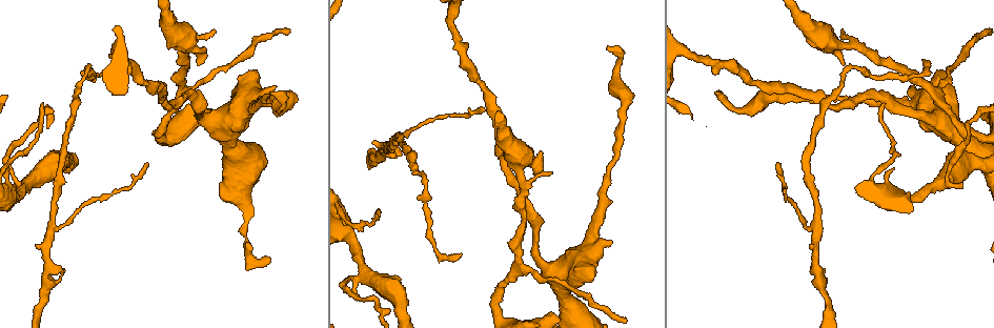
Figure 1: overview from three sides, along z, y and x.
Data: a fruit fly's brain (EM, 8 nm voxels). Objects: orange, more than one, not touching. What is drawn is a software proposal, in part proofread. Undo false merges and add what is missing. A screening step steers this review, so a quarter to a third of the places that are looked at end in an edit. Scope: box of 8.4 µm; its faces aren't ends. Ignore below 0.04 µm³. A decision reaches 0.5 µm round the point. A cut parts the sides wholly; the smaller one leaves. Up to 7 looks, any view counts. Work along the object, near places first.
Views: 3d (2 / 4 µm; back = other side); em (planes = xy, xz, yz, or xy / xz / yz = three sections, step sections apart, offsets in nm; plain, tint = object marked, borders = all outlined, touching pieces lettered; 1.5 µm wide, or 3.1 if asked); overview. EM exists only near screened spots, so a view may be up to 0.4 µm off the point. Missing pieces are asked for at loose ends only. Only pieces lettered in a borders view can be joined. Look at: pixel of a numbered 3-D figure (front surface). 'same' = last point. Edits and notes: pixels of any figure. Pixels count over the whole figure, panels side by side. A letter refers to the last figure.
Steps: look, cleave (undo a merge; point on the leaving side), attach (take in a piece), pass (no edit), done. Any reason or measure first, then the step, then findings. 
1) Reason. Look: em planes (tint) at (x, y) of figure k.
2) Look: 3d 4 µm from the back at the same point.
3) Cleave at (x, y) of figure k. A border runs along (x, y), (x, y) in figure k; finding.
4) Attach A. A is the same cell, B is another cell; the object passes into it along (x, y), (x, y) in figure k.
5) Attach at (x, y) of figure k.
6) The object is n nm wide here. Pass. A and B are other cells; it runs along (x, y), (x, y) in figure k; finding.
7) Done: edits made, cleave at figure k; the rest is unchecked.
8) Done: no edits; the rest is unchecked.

Stops while still wide. Look: em xz step 4 (borders) at (276, 86) of figure 1.

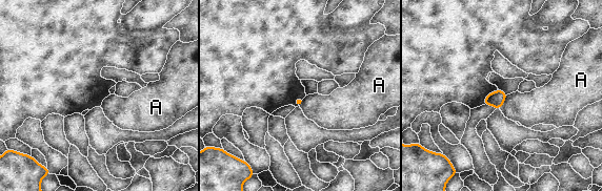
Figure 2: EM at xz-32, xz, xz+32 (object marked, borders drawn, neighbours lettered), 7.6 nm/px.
Pass. A is another cell; no lettered piece goes on from it.

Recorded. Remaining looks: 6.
Thick end. Look: 3d 4 µm from the back at (962, 183) of figure 1.

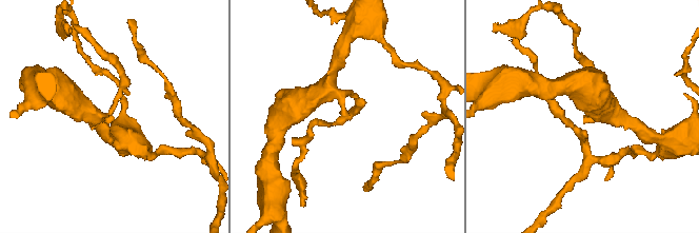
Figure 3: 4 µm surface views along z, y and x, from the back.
Look: em xz step 8 (tint) at (585, 118) of figure 3.

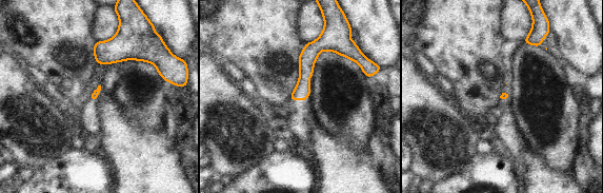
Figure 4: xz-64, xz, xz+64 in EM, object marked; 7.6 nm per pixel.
Look: em planes (borders) at the same point.

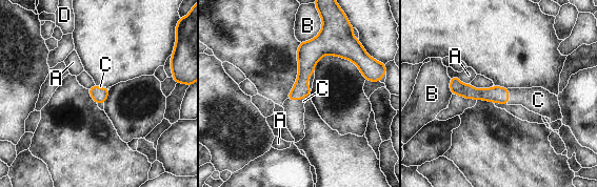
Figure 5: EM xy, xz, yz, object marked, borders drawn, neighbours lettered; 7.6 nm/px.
The longest contact is with B, 220 nm. Attach C. C is the same cell, A, B and D are other cells; the object passes into it along (305, 67), (298, 99), (294, 109) in figure 5; it goes on there.

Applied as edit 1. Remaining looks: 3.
Done: edits made, attach at figure 5; the rest is unchecked.

